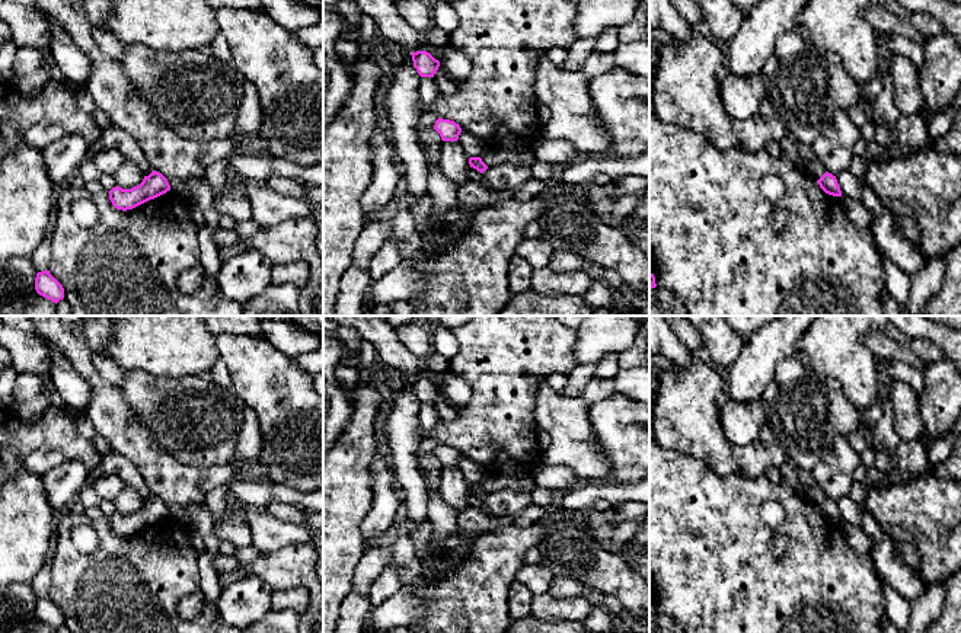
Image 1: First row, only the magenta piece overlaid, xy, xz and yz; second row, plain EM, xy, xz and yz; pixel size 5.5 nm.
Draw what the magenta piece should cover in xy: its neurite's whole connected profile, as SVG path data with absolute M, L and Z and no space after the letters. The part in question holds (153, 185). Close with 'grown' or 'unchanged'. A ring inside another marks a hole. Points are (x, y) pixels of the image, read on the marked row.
M153 170L149 176L144 176L143 182L131 189L122 189L115 186L109 191L109 199L116 210L133 210L150 199L154 199L170 191L167 179Z; unchanged

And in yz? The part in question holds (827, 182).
M826 172L817 182L826 194L833 196L842 196L837 179L831 173Z; unchanged

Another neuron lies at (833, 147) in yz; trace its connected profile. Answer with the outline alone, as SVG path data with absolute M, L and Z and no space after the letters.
M836 112L808 148L808 153L821 162L826 172L837 176L849 170L853 147L861 137L861 125L849 114Z

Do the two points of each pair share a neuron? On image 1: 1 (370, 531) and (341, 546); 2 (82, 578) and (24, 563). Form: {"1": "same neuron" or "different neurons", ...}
{"1": "different neurons", "2": "different neurons"}

